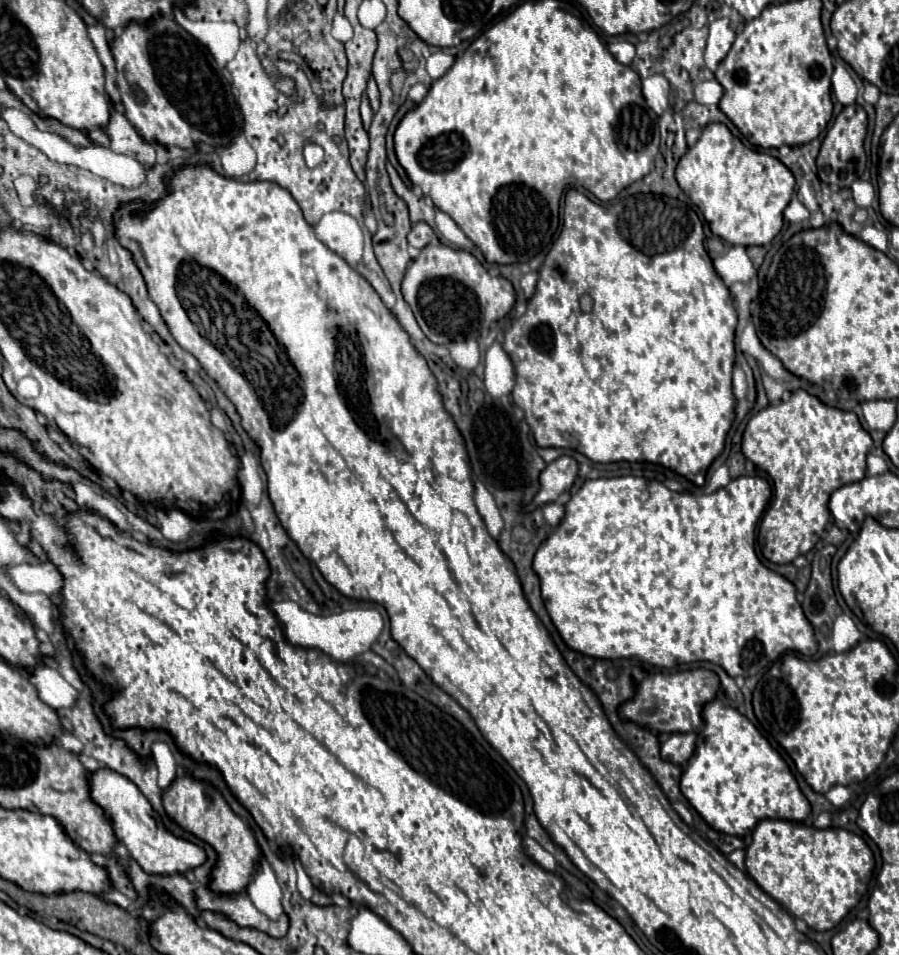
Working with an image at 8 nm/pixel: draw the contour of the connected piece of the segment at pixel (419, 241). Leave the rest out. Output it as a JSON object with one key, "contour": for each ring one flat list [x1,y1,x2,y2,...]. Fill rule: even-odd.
{"contour":[[415,223,415,225,411,227,409,235,407,235,407,241,409,241,409,245,421,249,421,247,425,247,427,243,431,243,433,235,435,235,435,233,433,233,433,229,431,229,427,223]]}

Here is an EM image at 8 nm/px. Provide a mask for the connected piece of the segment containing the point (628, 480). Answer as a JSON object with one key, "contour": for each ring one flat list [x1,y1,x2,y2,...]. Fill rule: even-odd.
{"contour":[[611,477,611,479,595,479,585,481,583,487,571,495,571,499,565,505,565,515,559,521,559,525,553,529,553,533,539,545,539,551,535,553,535,573,541,581,541,595,545,605,549,603,549,615,561,633,563,641,589,657,595,659,639,659,643,663,671,669,681,663,695,663,695,661,709,661,727,671,731,677,753,677,759,671,767,669,777,657,781,657,787,651,795,651,801,655,813,655,817,651,817,641,813,635,813,629,809,621,803,615,801,605,795,597,795,587,785,577,781,577,775,571,769,571,755,553,753,537,755,527,763,515,772,497,772,488,763,477,737,477,731,479,729,485,717,489,715,493,694,494,689,492,669,491,661,483,655,481,655,485,649,485,647,479,641,477],[643,491,649,491,647,503,641,503,639,497]]}

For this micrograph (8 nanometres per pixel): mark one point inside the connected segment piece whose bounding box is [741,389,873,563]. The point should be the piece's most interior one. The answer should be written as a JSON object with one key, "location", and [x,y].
{"location":[809,450]}

